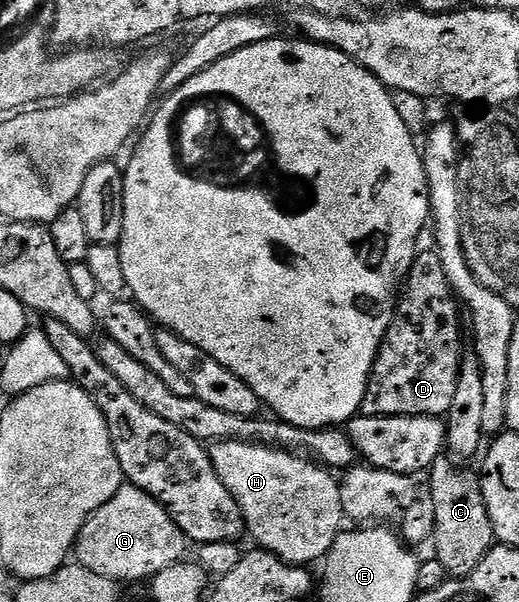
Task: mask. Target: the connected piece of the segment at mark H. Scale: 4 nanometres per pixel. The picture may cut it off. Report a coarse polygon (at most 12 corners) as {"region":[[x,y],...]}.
{"region":[[243,438],[209,449],[261,547],[321,561],[343,531],[339,481]]}

